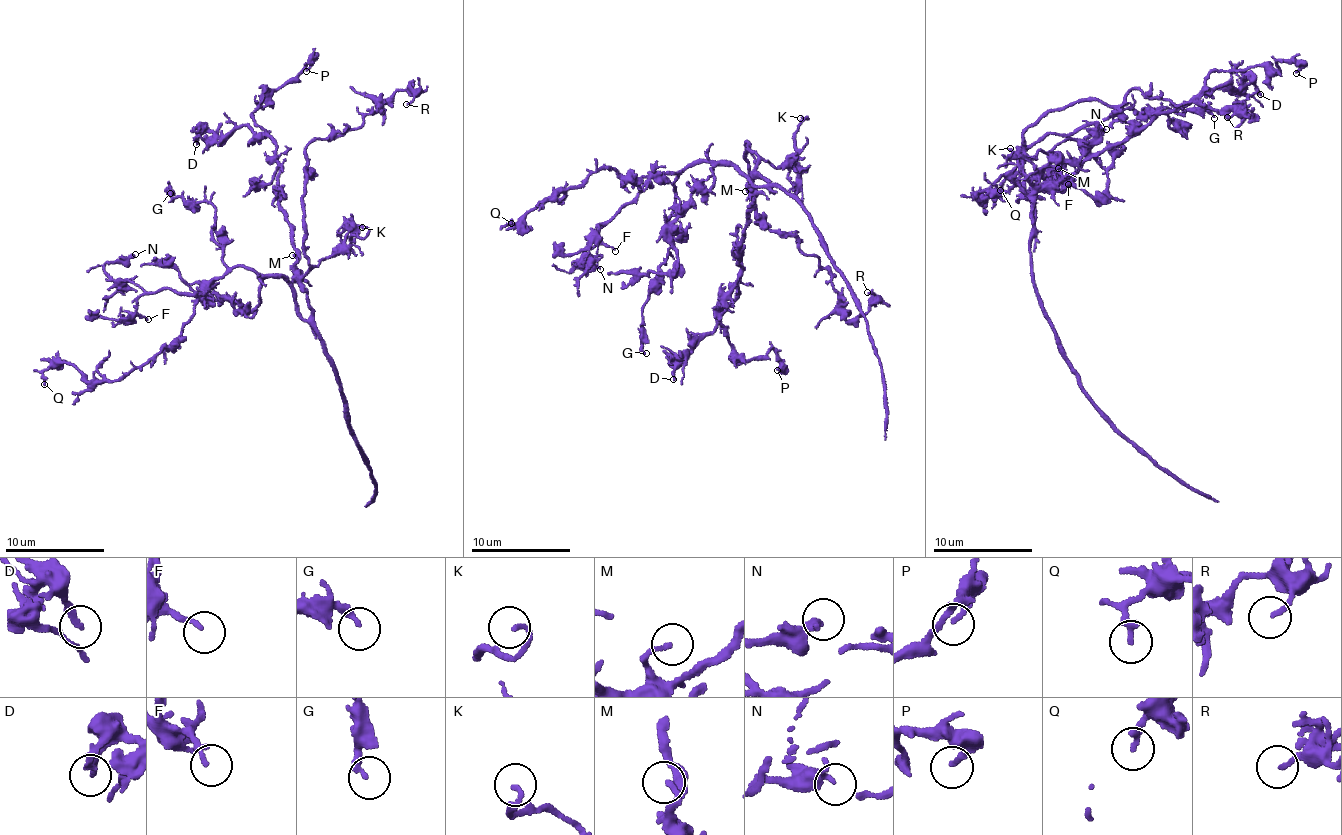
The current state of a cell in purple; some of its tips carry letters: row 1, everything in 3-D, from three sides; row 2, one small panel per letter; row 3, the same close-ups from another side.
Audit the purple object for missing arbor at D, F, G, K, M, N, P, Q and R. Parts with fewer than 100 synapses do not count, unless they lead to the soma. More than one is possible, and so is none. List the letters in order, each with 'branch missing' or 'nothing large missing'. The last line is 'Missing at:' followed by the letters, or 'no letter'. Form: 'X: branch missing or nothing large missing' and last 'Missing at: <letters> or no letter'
D: nothing large missing
F: nothing large missing
G: nothing large missing
K: nothing large missing
M: nothing large missing
N: nothing large missing
P: nothing large missing
Q: nothing large missing
R: nothing large missing
Missing at: no letter

